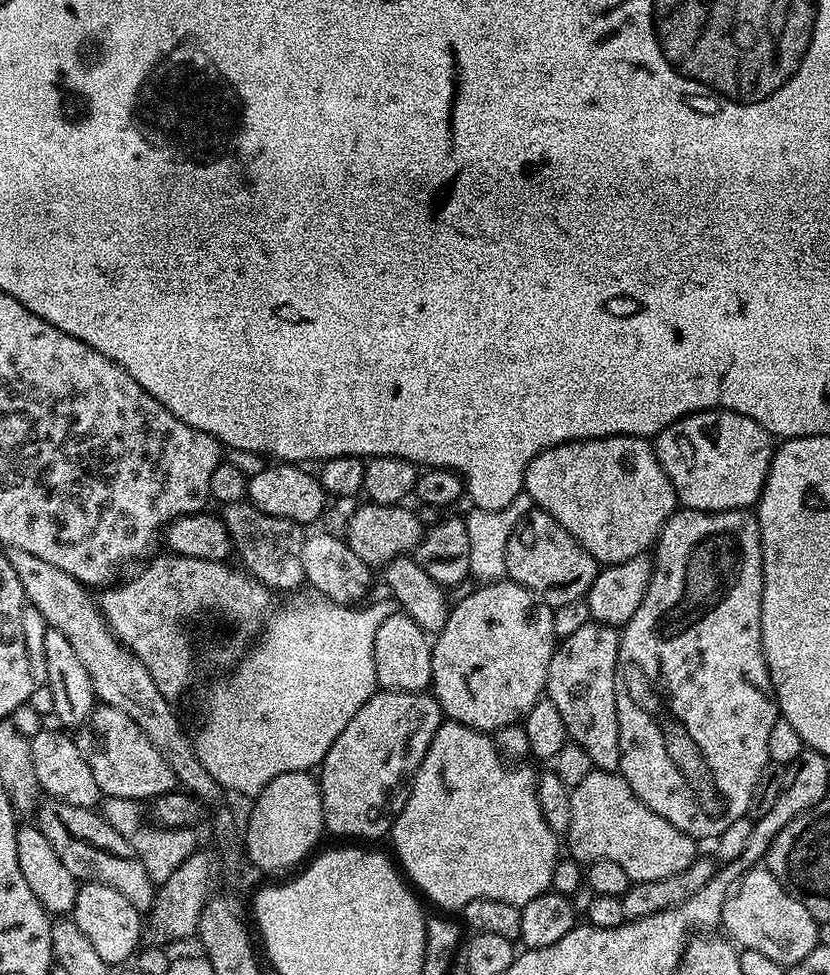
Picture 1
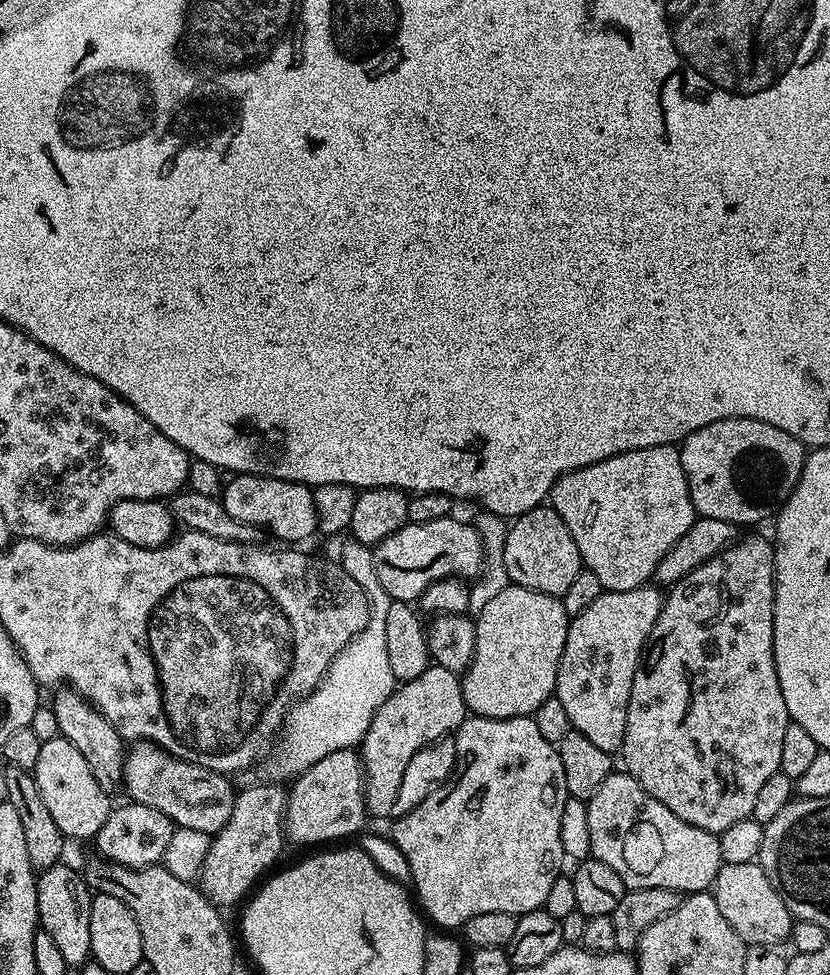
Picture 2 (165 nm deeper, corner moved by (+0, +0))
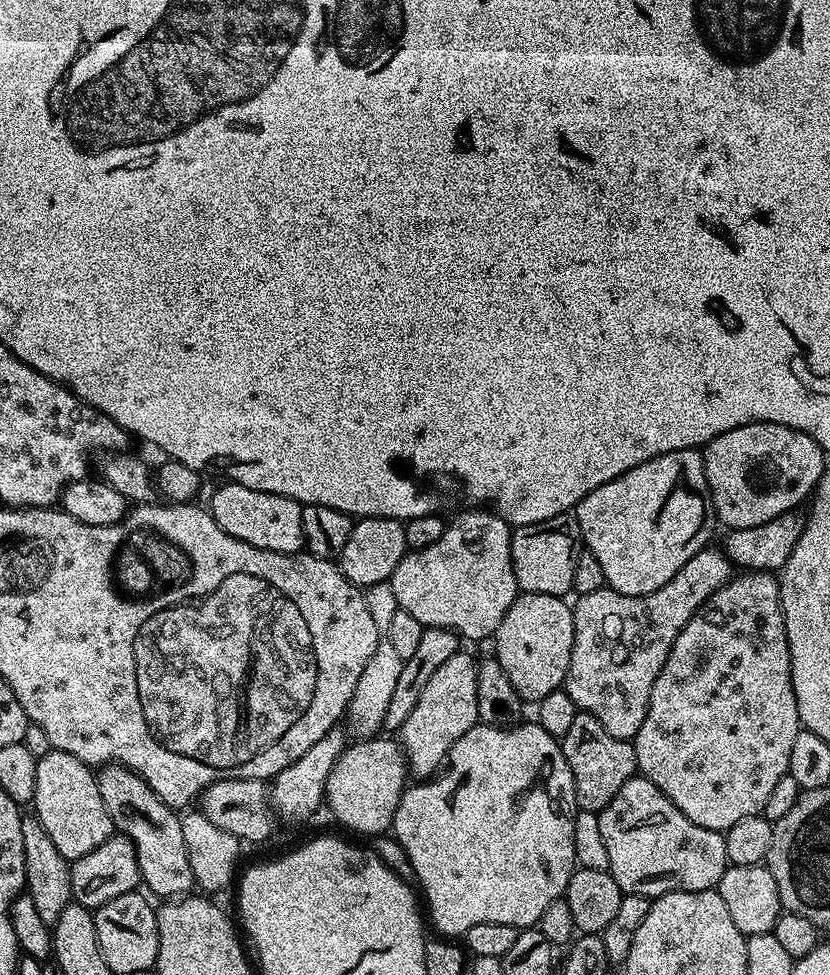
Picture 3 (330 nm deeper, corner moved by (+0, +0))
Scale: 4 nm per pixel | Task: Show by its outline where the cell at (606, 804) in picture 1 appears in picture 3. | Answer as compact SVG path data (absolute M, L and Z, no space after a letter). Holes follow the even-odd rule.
M645 776L630 777L626 786L618 790L615 798L598 815L598 827L602 829L606 855L610 858L608 871L614 882L618 882L621 893L655 898L668 892L707 892L719 885L722 874L730 866L723 835L694 826L694 822L690 822L690 818L686 818L686 814L682 814L682 810L678 810L678 806L674 806L674 802L670 802L670 798L666 798Z

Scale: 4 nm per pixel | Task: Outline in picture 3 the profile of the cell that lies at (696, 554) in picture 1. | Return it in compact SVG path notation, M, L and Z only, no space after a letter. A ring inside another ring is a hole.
M748 570L743 574L733 575L728 583L719 588L714 595L686 622L686 626L680 629L678 638L654 682L654 690L650 690L650 706L646 710L646 718L642 726L638 726L638 734L634 741L636 745L636 767L639 775L645 776L694 826L702 826L706 830L714 830L718 833L727 832L734 822L742 818L759 816L763 813L767 800L778 783L778 778L788 775L790 766L790 749L794 746L794 738L802 731L800 715L798 714L798 702L794 698L792 689L792 663L790 662L790 646L786 638L786 622L782 614L782 602L780 601L780 581L771 572L763 570Z

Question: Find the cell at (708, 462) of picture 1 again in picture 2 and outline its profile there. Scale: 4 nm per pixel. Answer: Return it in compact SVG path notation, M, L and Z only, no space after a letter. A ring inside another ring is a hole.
M737 416L710 422L710 426L694 430L694 434L690 434L682 441L679 450L682 470L686 474L690 498L697 513L706 518L722 518L737 526L756 524L767 516L768 519L775 517L788 495L794 490L802 474L806 455L806 446L794 434L786 434L786 430L770 426L770 422Z

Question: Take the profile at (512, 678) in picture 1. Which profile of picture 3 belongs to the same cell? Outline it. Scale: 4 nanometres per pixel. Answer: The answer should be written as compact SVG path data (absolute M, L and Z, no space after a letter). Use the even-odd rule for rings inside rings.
M525 592L517 595L510 610L506 610L506 618L502 618L498 630L494 633L495 658L502 670L506 670L506 678L510 678L514 690L518 690L520 699L525 702L538 702L546 698L546 694L557 691L563 685L566 670L570 666L570 654L574 650L574 618L568 602L567 599L550 594Z

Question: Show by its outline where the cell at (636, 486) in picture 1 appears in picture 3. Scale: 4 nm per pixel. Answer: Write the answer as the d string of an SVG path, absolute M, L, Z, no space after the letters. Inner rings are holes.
M683 448L650 458L650 462L642 462L642 466L634 466L634 470L626 470L626 474L606 482L606 486L590 490L590 494L576 504L574 515L580 527L583 547L598 558L607 587L627 596L656 592L666 586L666 582L670 582L670 578L674 578L674 574L678 574L694 554L709 547L714 513L712 497L708 495L704 457L695 448Z

